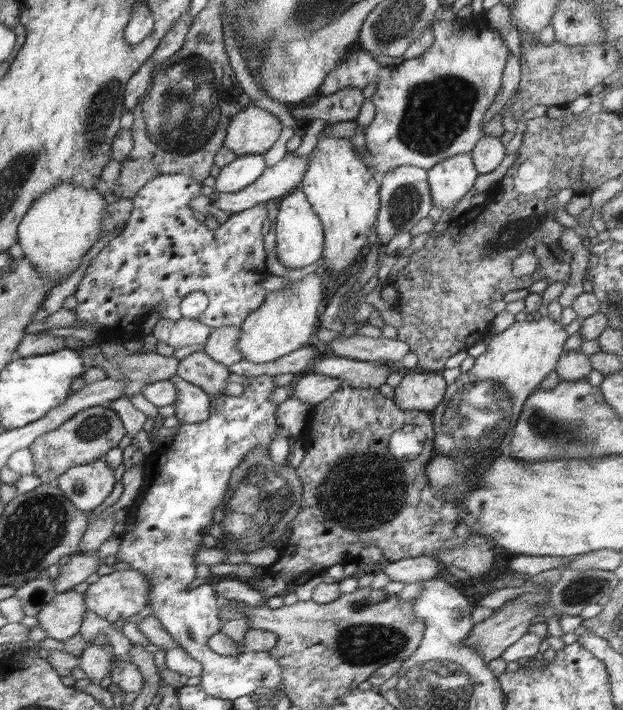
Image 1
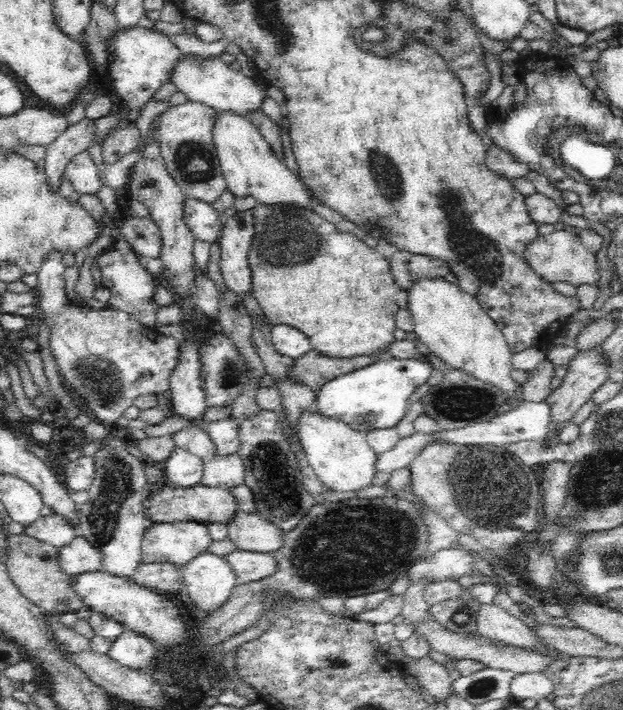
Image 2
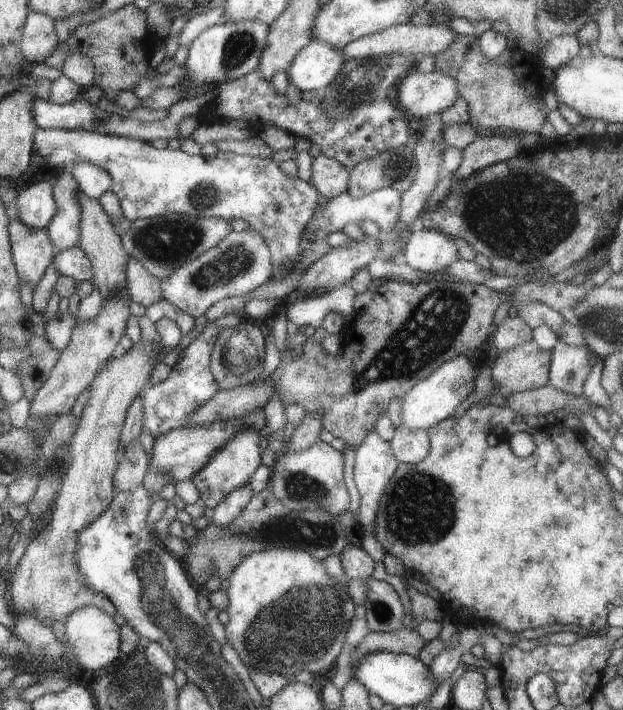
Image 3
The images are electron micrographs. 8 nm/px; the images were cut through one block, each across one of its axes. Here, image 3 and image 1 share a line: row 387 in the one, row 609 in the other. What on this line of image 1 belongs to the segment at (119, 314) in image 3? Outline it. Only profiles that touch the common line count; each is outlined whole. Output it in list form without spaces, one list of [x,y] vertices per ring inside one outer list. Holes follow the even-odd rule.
[[[68,591],[56,594],[50,604],[36,614],[38,626],[47,632],[47,638],[65,641],[80,632],[84,614],[88,610],[85,594]]]

